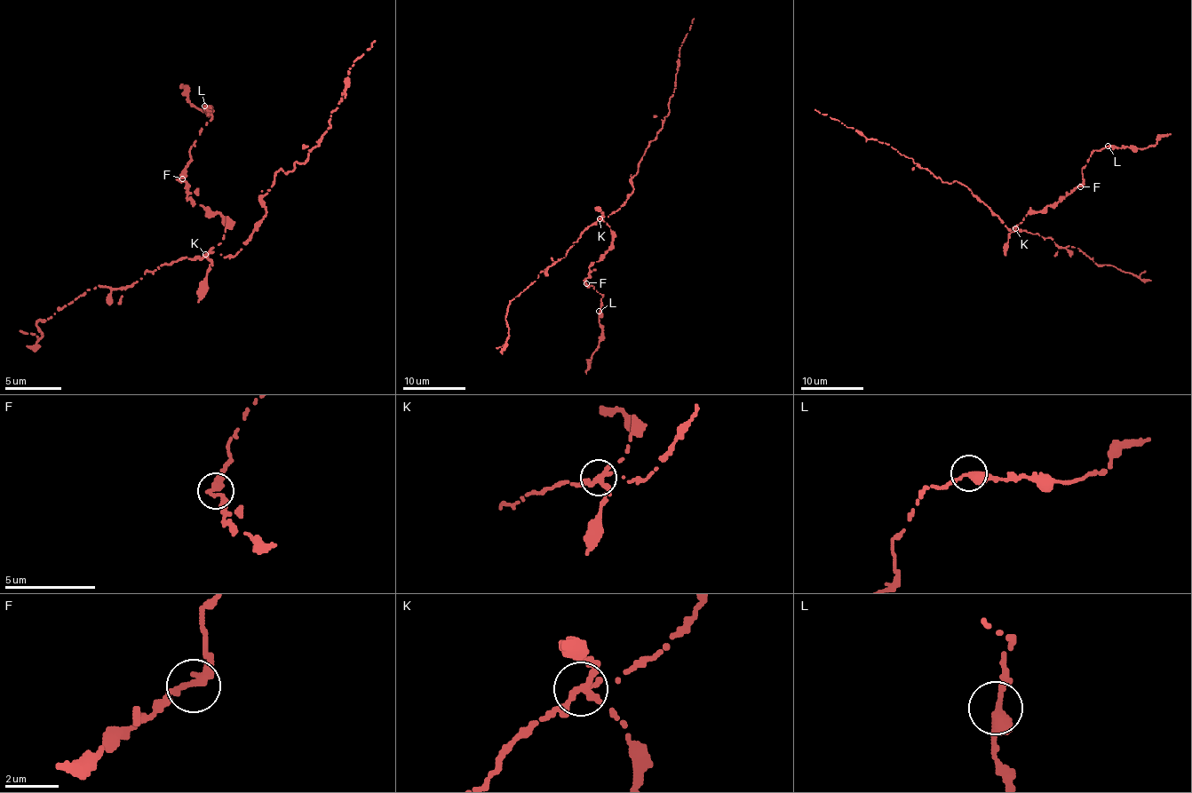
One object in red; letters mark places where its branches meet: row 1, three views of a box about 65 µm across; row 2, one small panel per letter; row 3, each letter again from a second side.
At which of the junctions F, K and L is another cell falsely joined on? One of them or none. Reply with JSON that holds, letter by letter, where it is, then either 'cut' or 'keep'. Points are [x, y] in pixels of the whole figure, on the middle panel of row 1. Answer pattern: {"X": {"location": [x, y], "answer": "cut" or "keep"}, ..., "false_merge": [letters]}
{"F": {"location": [586, 283], "answer": "keep"}, "K": {"location": [599, 218], "answer": "cut"}, "L": {"location": [599, 311], "answer": "keep"}, "false_merge": ["K"]}

